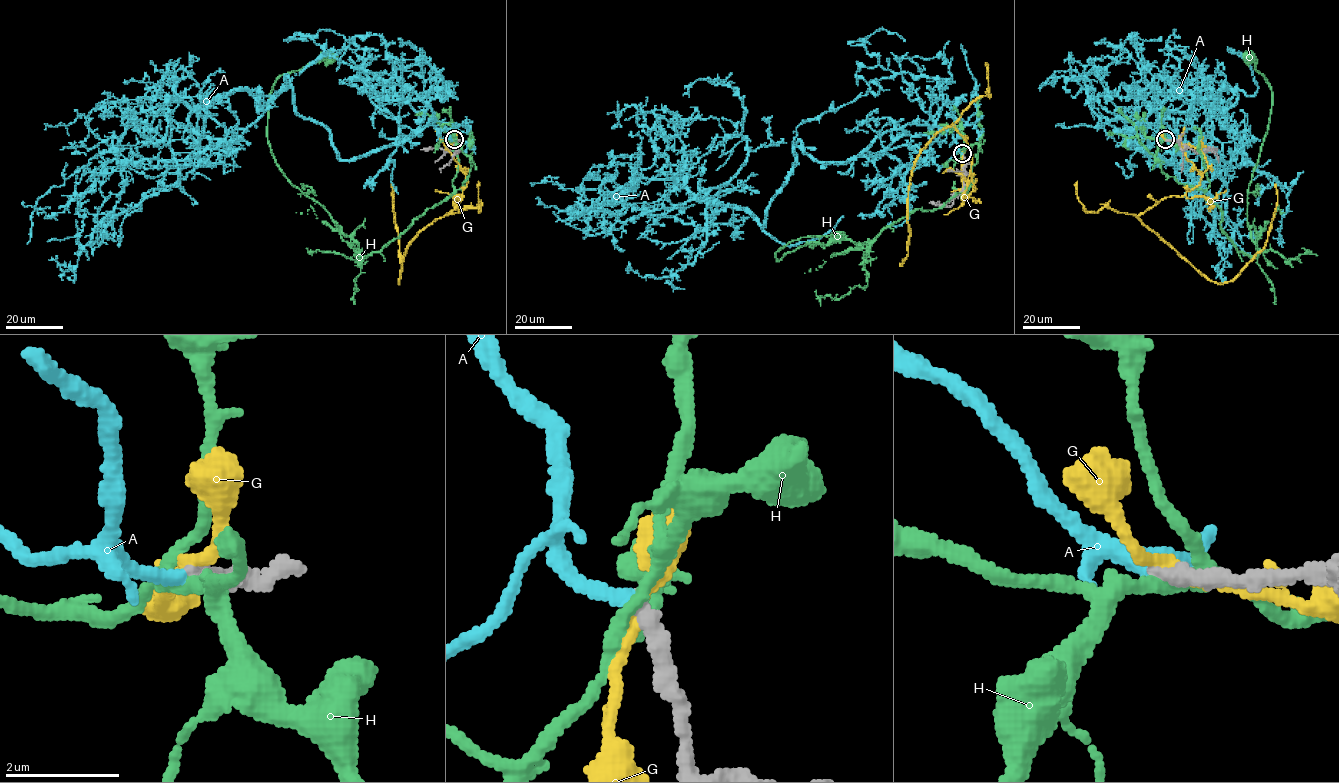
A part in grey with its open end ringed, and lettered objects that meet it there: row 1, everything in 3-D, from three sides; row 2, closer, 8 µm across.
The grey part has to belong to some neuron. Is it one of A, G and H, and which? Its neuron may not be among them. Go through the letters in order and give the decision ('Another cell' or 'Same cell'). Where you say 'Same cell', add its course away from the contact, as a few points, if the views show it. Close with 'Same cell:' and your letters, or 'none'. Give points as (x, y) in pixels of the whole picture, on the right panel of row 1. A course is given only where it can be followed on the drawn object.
A: Same cell. Its course: (1164, 140), (1135, 143), (1173, 154), (1156, 75), (1237, 97), (1197, 201)
G: Another cell
H: Another cell
Same cell: A

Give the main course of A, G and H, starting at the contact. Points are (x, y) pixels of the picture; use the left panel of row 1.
A: (454, 140), (341, 160), (286, 75), (258, 111), (203, 102), (191, 158), (109, 161), (50, 216), (22, 201)
G: (454, 140), (458, 168), (467, 180), (463, 196), (409, 243), (398, 283), (399, 241), (391, 184)
H: (454, 140), (470, 156), (462, 188), (361, 256), (293, 185), (267, 136), (274, 82), (327, 57)

